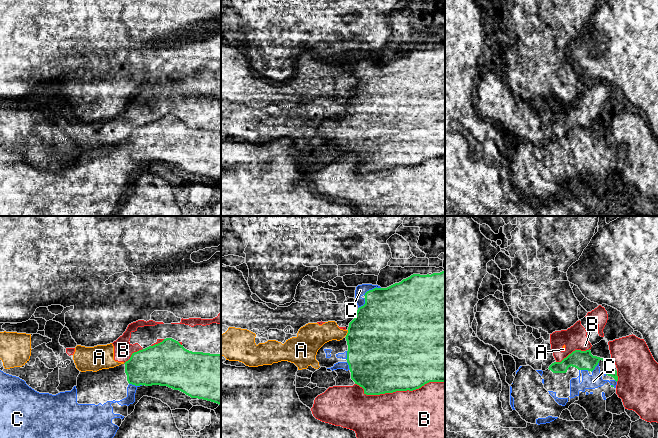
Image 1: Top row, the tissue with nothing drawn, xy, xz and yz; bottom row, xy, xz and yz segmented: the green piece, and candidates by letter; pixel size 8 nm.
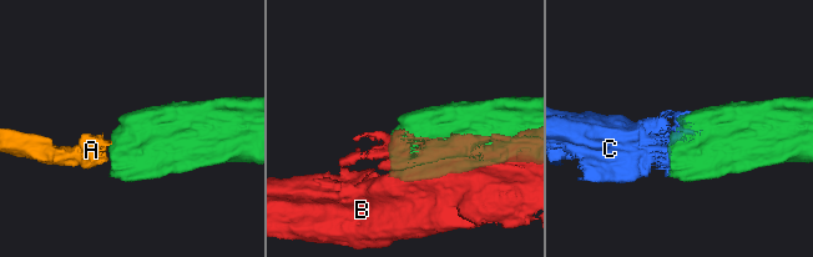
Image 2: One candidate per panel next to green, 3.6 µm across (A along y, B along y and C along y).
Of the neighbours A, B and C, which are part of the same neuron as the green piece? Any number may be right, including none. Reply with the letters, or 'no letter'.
C

